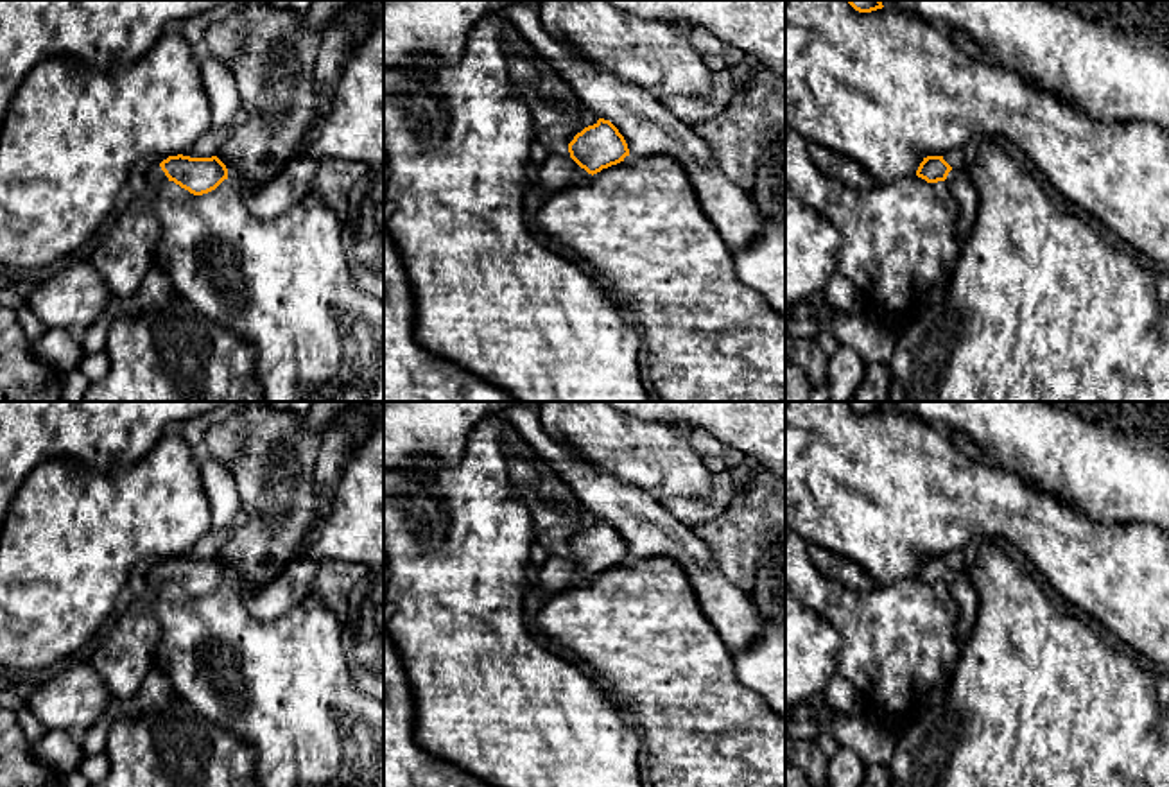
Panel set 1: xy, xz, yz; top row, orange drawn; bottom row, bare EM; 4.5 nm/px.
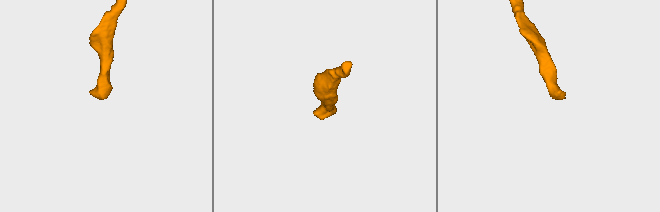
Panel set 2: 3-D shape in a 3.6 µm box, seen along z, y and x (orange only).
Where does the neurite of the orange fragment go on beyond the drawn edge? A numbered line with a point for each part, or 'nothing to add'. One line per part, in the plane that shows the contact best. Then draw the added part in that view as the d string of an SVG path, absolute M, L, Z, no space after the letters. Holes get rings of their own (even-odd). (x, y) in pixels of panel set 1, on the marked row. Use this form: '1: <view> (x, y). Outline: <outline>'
1: xz (558, 172). Outline: M549 154L540 167L540 181L536 186L545 197L550 197L559 190L586 185L590 177L592 174L581 169L570 156Z

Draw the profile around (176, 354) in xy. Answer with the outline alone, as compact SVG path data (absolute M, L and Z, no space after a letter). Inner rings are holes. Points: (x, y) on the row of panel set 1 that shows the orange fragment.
M179 294L149 316L115 319L104 353L109 369L82 402L264 402L256 351Z

